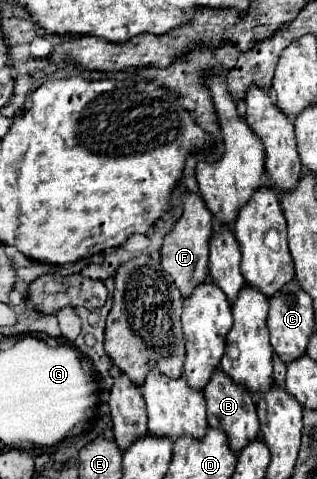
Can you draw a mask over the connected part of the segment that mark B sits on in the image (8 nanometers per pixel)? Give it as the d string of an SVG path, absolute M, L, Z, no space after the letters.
M215 369L209 383L203 389L205 401L207 401L207 421L211 427L221 427L229 437L229 447L233 453L239 453L251 439L259 435L259 419L255 411L255 403L249 395L249 391L243 385L237 385L229 375L225 375L221 369Z

